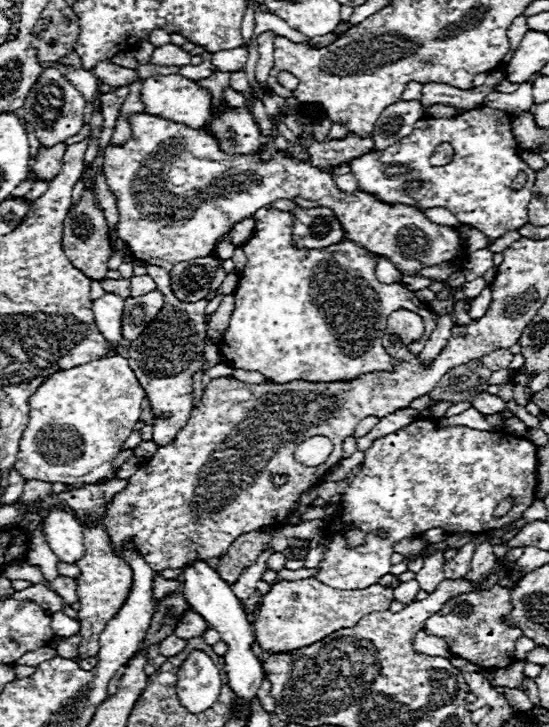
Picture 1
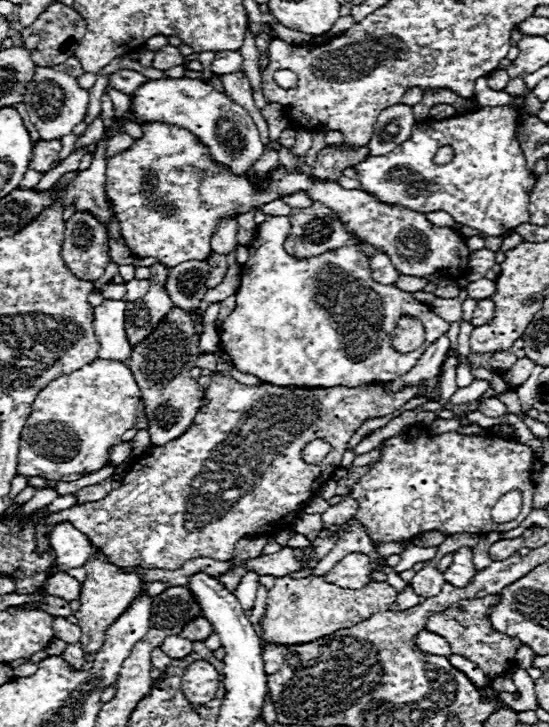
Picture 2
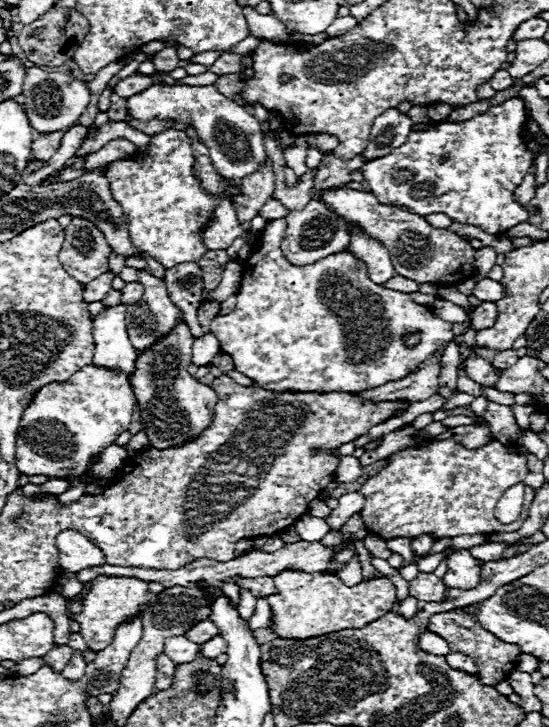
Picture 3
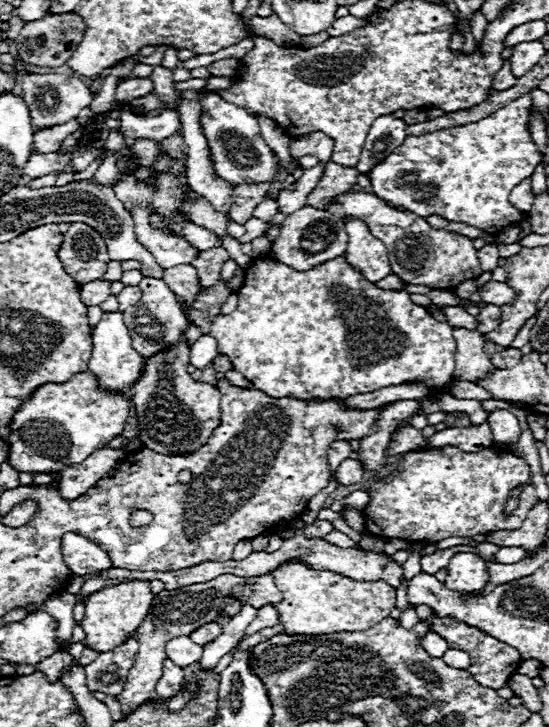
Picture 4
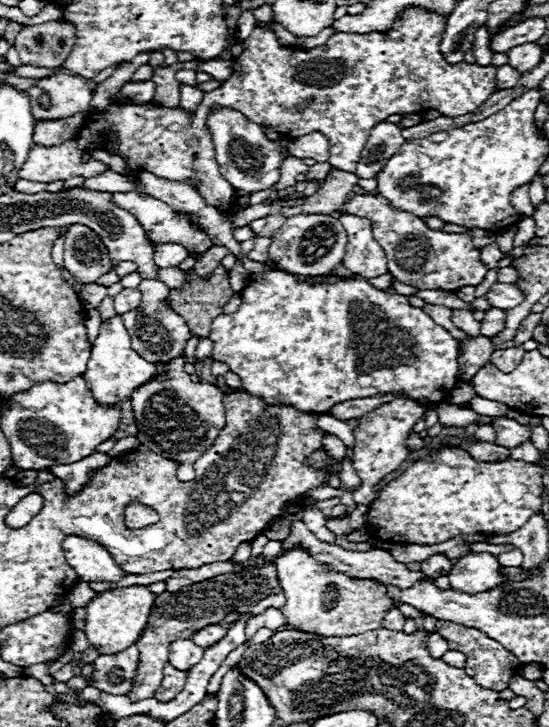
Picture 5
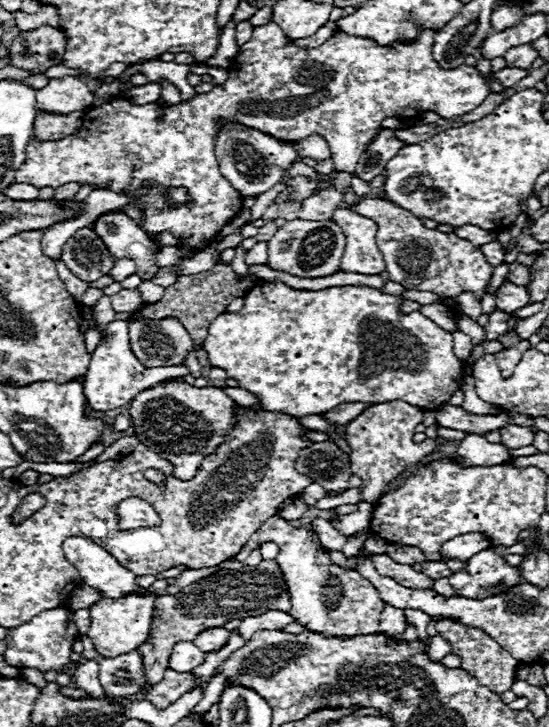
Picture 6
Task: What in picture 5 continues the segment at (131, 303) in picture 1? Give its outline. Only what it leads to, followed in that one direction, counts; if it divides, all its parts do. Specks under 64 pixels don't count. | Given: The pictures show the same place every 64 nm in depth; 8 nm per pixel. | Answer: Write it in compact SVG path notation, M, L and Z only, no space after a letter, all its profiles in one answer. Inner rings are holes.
M142 280L138 290L142 292L142 302L136 310L130 310L122 316L124 326L132 338L132 348L148 362L168 362L170 358L176 358L184 346L186 340L190 338L190 328L184 322L184 318L180 318L180 314L176 314L172 310L172 306L168 304L168 296L170 296L170 288L164 286L164 282L160 280Z

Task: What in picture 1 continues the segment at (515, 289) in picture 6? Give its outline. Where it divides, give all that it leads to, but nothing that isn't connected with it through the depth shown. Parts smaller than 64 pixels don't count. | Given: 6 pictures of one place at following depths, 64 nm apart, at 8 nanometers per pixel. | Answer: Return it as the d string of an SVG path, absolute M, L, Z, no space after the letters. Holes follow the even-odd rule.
M476 278L476 280L472 280L472 282L464 282L464 286L462 286L462 292L464 292L464 296L470 300L470 298L476 298L480 292L482 292L482 288L486 288L486 286L490 286L484 278Z

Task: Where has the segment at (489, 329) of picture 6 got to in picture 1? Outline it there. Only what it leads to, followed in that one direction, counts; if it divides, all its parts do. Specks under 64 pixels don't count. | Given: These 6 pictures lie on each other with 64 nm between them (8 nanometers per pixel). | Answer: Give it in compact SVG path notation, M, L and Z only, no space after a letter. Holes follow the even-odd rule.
M484 290L484 294L480 294L480 298L472 298L470 300L470 318L482 318L490 306L492 298L490 298L490 290Z

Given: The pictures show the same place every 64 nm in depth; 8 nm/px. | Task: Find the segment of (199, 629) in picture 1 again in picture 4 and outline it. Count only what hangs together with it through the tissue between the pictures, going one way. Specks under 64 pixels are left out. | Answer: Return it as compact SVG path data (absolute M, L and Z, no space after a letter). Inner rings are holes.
M208 622L208 624L200 626L200 630L194 630L194 632L190 634L190 638L192 638L192 642L196 642L196 644L204 646L204 644L212 642L214 638L218 638L220 634L222 634L220 624L216 624L216 622Z

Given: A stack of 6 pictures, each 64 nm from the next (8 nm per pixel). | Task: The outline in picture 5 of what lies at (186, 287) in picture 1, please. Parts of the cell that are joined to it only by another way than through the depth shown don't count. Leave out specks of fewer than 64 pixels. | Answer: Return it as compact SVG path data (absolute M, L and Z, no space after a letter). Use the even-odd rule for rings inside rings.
M178 266L176 268L168 268L168 270L160 270L158 272L158 280L162 280L168 288L182 288L186 282L186 274L190 272L182 272Z

